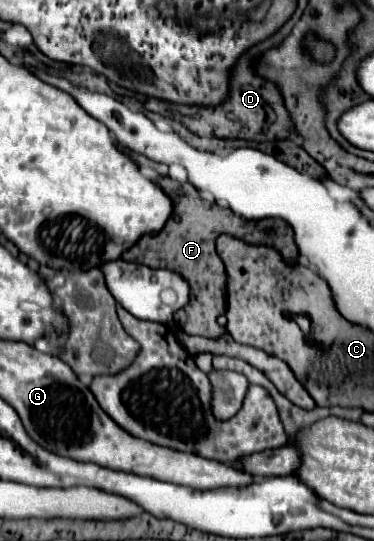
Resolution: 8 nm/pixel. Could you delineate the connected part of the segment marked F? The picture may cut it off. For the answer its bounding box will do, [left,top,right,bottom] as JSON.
[124,178,298,338]

